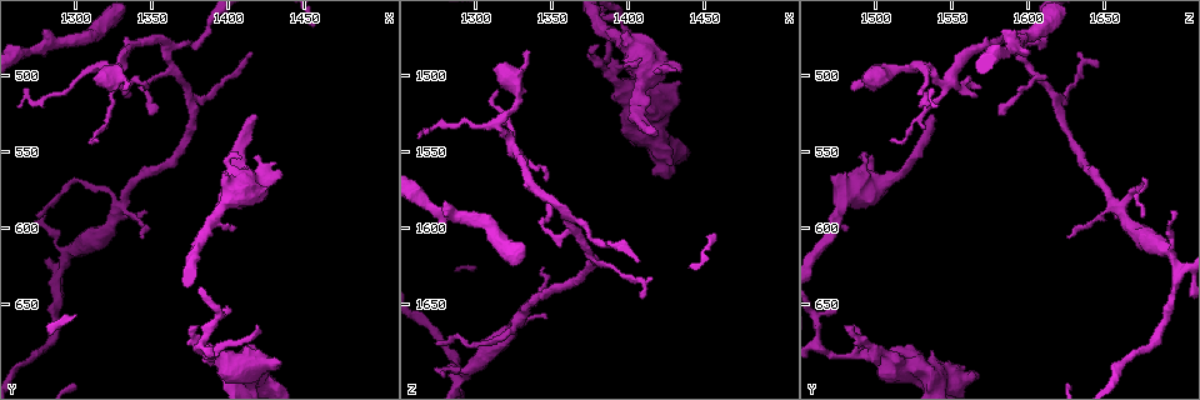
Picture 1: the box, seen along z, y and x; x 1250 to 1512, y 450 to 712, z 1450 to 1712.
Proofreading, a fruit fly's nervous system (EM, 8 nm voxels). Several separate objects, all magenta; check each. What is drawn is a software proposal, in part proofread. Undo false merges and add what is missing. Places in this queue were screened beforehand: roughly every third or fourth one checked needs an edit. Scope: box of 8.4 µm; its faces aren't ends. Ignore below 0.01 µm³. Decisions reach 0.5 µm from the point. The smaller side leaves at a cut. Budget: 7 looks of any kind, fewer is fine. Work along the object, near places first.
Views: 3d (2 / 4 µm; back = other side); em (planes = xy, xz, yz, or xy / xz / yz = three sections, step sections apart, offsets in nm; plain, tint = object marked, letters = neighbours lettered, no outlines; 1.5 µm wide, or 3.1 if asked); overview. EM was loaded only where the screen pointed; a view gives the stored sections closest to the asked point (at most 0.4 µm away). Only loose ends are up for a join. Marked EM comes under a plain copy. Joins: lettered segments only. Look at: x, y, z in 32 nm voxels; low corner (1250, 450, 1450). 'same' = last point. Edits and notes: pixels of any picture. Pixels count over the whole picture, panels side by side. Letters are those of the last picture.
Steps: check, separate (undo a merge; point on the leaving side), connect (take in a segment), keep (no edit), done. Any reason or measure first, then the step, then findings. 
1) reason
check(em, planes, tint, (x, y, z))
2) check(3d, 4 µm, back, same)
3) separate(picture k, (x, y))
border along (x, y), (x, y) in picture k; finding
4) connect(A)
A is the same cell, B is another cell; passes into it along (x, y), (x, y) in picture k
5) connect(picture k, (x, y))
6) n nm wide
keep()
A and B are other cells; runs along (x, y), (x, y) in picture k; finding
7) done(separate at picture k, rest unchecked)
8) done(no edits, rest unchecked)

tapers out
check(3d, 2 µm, (1344, 510, 1570))

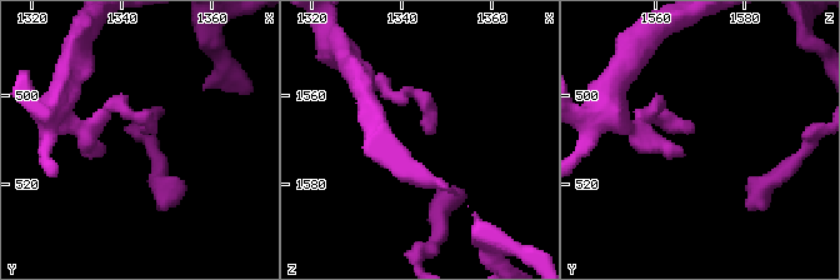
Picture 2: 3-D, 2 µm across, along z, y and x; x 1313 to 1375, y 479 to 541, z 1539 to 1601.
check(em, planes, letters, (1345, 508, 1569))

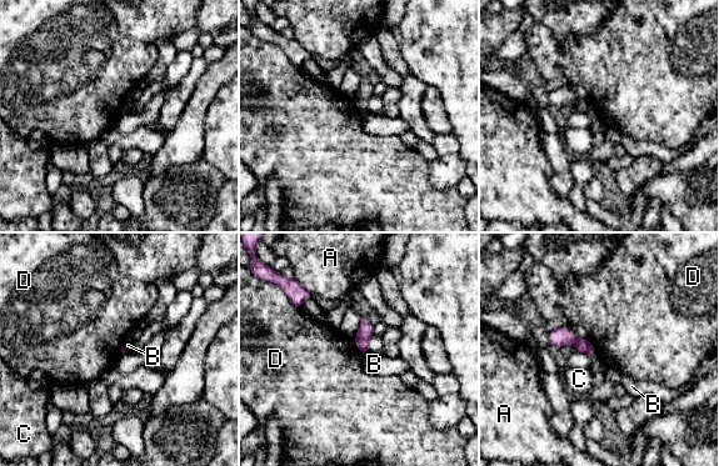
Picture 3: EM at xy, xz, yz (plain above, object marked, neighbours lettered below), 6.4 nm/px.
D touches over 120 nm
keep()
A, B, C and D are other cells; border along (588, 339), (595, 354) in picture 3; no lettered segment goes on from it

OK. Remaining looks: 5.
arms part here
check(em, planes, letters, (1376, 514, 1618))

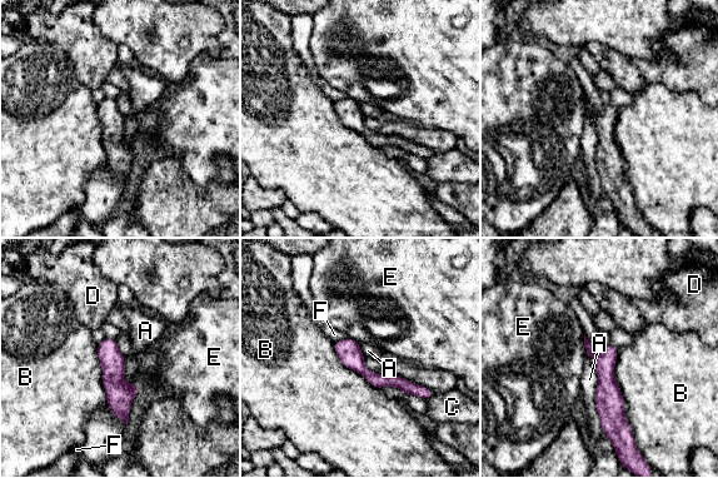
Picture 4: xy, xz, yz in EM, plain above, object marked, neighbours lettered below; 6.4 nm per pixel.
keep()
A, B, C, D, E and F are other cells; continuous, no second neuron

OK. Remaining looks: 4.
an open end
check(em, xy, step 4, tint, (1334, 510, 1484))

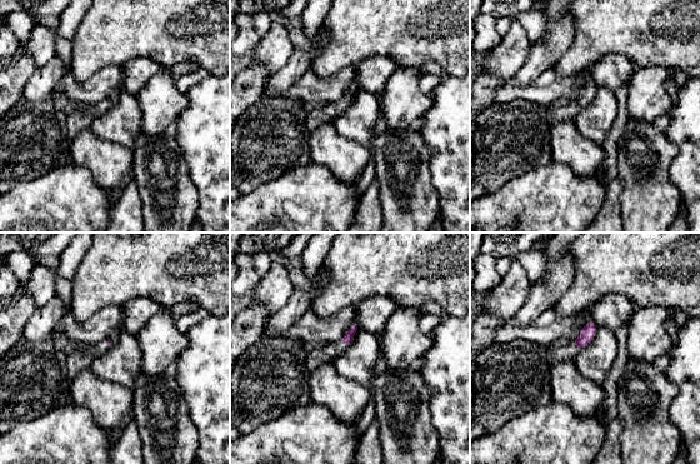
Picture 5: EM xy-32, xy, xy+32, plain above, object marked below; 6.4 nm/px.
check(em, xz, step 4, letters, same)

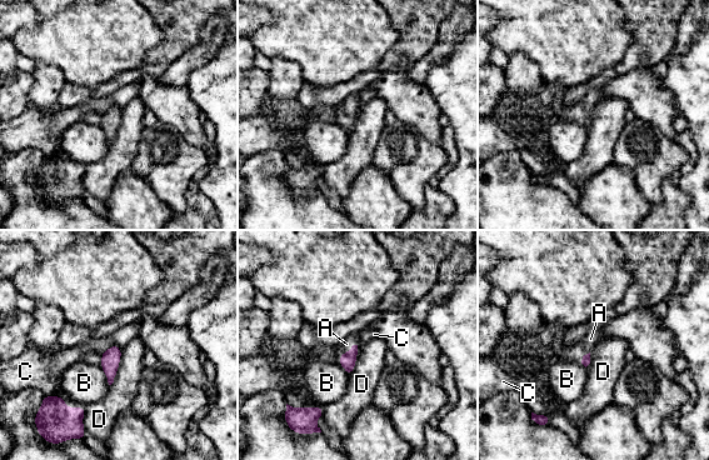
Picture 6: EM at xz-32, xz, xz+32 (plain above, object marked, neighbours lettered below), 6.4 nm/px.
D touches over 260 nm
connect(A)
A is the same cell, B, C and D are other cells; it goes on there

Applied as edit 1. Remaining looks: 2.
done(connect at picture 6, rest unchecked)

